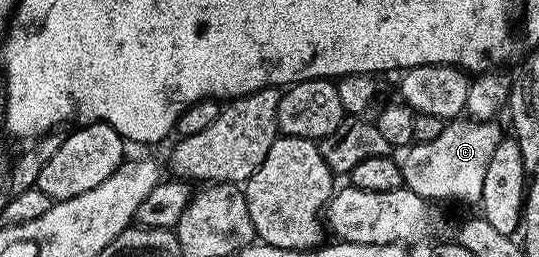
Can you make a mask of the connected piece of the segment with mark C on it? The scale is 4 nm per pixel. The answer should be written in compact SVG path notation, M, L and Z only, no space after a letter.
M460 117L448 122L433 140L416 142L406 148L404 155L407 156L401 159L403 186L428 201L456 199L459 203L478 204L481 188L485 186L485 169L489 169L489 157L493 157L493 149L497 149L501 138L497 124Z

